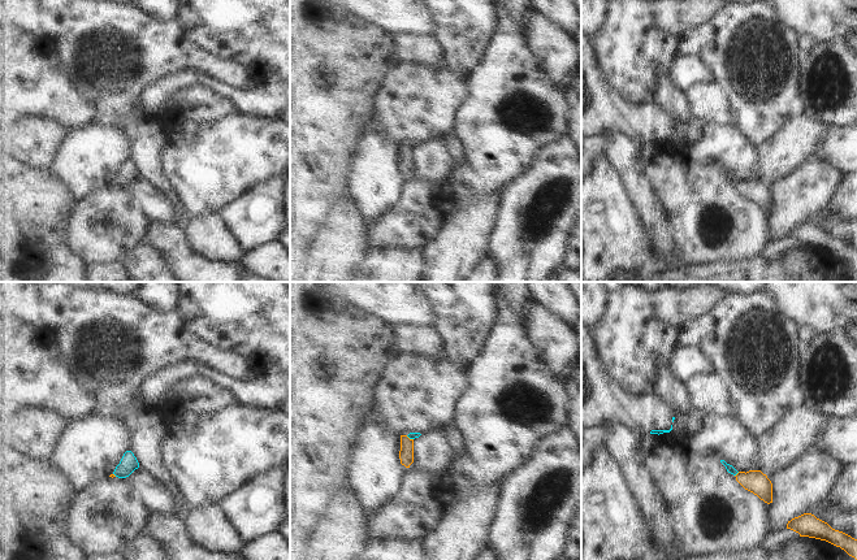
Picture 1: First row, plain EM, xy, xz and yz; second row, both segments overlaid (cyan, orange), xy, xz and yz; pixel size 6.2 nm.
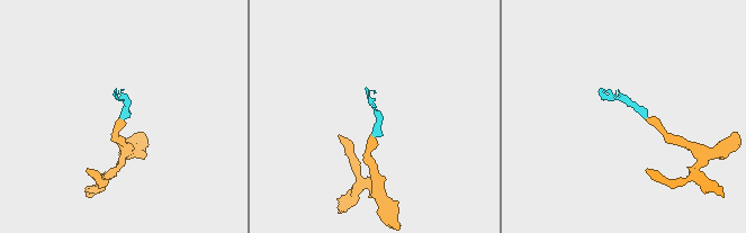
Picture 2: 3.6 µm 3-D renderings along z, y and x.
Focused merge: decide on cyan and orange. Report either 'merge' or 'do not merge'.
merge

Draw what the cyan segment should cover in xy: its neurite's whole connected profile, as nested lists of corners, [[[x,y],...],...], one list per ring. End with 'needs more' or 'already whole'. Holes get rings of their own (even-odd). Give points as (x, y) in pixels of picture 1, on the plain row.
[[[126,160],[113,183],[118,187],[126,187],[138,177],[139,172],[134,162],[131,160]]]; already whole

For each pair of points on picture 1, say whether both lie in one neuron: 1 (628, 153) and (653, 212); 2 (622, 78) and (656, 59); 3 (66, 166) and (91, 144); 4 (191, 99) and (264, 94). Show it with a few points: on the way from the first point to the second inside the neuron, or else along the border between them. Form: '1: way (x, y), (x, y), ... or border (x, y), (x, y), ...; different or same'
1: way (630, 168), (643, 198); same
2: way (630, 70), (641, 59), (648, 59); same
3: way (73, 163), (85, 151); same
4: border (193, 89), (212, 89), (229, 98), (239, 112); different

